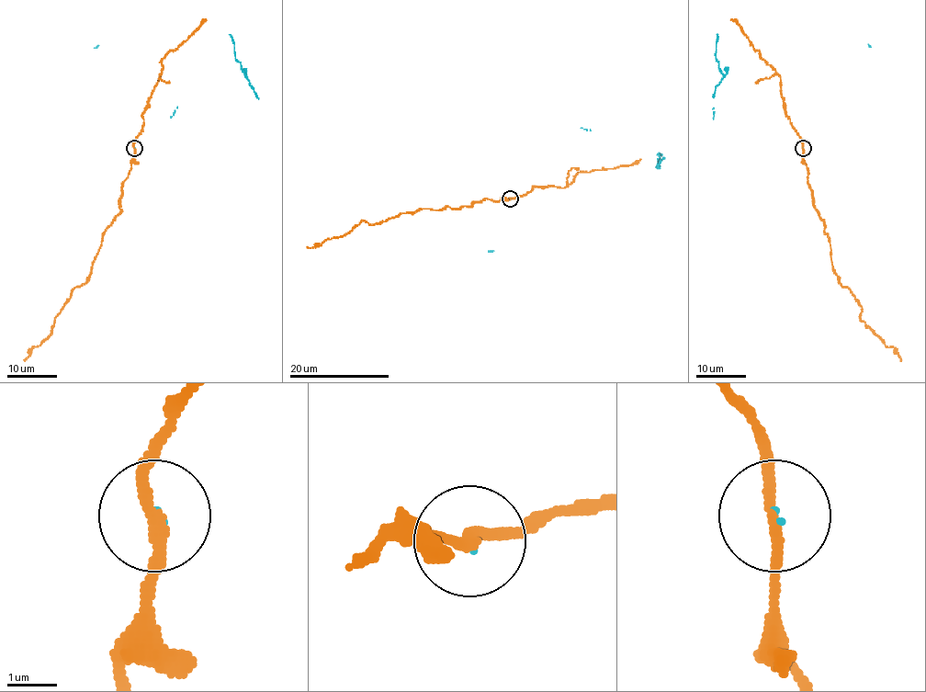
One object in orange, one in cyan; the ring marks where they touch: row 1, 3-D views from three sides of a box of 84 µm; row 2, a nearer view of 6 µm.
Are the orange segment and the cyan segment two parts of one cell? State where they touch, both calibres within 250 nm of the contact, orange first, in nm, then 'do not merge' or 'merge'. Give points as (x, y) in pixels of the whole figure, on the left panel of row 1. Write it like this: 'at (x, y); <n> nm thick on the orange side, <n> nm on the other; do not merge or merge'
at (134, 148); 220 nm thick on the orange side, 50 nm on the other; do not merge

